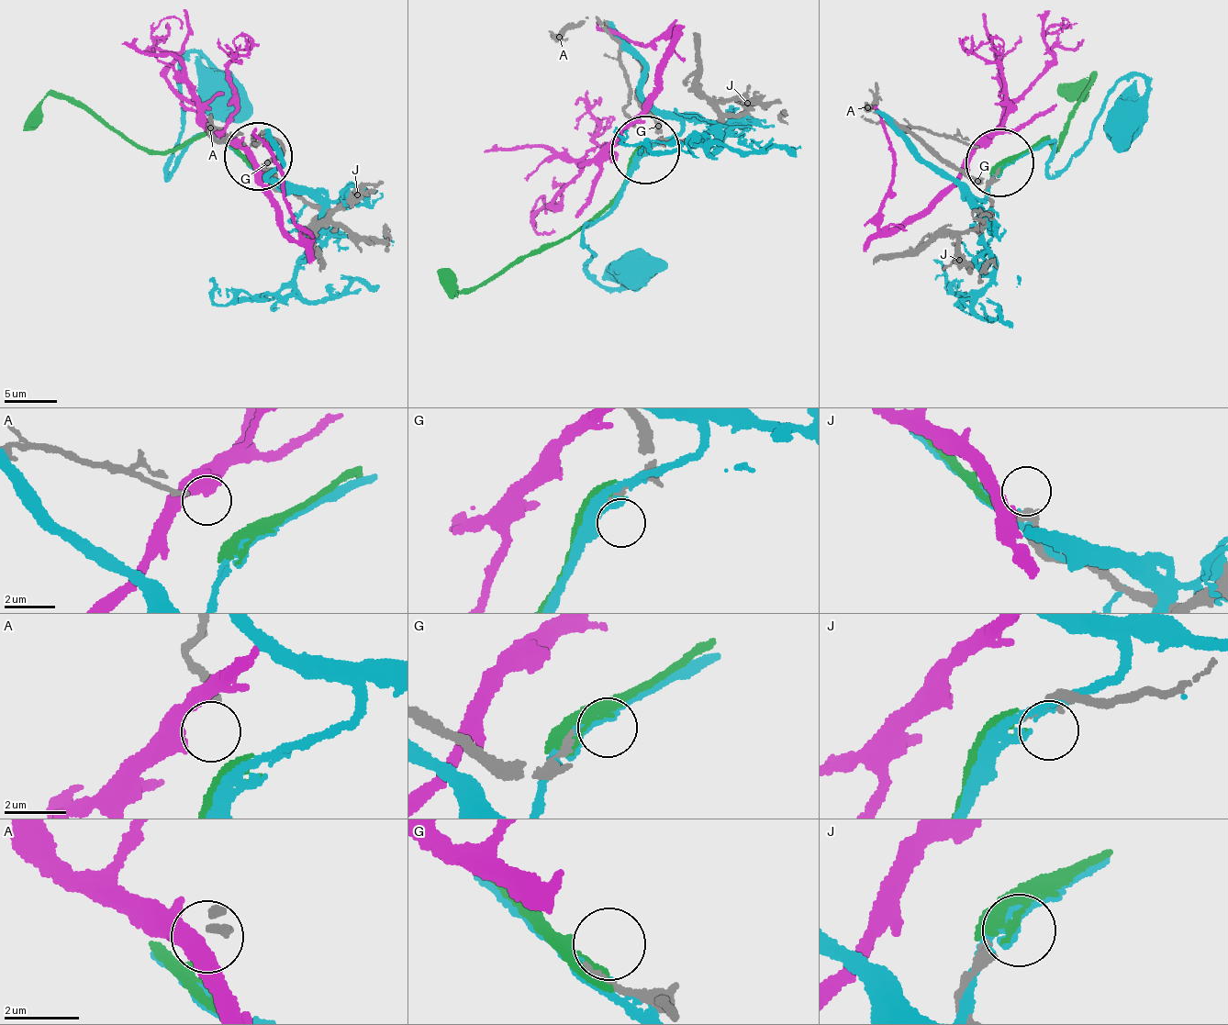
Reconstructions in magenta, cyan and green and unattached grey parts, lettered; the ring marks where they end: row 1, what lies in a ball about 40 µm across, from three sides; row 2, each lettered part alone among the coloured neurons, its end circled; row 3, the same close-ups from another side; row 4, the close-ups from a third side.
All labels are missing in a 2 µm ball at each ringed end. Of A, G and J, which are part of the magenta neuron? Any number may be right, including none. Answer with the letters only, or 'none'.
none

